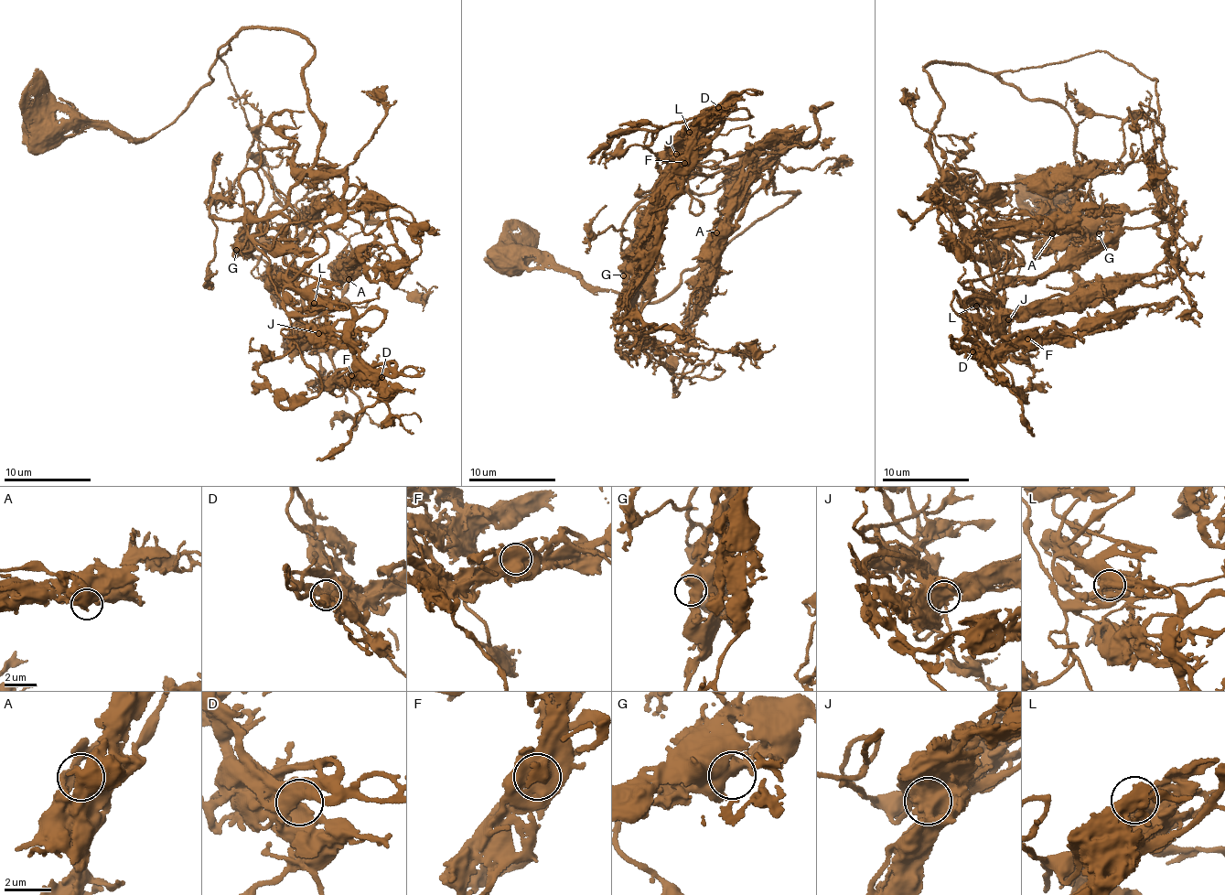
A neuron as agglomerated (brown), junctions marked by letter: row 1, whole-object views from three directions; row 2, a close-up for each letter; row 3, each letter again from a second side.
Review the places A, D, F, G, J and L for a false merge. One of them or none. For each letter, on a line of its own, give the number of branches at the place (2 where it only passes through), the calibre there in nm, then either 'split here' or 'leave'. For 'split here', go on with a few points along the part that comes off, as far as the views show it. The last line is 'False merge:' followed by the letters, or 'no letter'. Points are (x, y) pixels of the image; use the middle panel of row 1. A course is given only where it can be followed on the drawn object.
A: 1 | 900 nm | leave
D: 2 | 480 nm | leave
F: 2 | 750 nm | leave
G: 2 | 550 nm | leave
J: 1 | 1300 nm | split here | (675, 155), (637, 284)
L: 2 | 600 nm | leave
False merge: J

